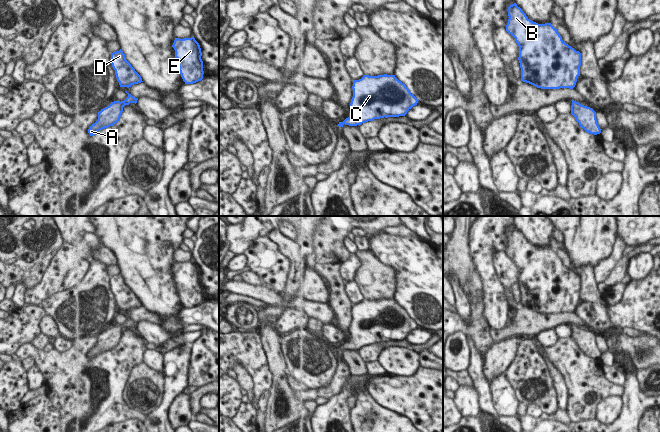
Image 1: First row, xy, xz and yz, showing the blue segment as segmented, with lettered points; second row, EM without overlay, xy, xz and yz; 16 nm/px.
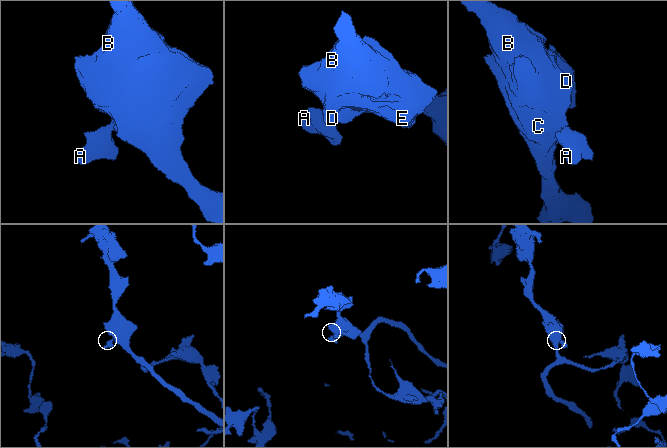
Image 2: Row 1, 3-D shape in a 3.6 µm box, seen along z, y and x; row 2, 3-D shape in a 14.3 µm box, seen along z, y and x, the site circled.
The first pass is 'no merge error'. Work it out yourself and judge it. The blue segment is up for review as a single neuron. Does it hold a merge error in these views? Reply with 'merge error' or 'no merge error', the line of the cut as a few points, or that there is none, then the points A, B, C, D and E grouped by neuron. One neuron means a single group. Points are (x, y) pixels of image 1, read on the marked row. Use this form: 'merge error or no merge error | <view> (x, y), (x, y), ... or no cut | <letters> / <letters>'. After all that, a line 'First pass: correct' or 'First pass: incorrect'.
no merge error | no cut | A B C D E
First pass: correct

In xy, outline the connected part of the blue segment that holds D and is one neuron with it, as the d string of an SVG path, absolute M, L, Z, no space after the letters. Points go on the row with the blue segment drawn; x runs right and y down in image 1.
M121 49L111 53L111 64L115 70L116 78L120 87L129 88L134 84L143 82L141 76L126 60L125 54Z

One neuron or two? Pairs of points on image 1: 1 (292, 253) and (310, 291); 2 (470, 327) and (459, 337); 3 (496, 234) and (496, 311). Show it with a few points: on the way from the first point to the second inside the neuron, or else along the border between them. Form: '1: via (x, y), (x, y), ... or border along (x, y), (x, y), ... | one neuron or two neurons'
1: border along (308, 267), (293, 296) | two neurons
2: border along (460, 331), (467, 339) | two neurons
3: via (487, 253), (487, 274), (493, 292) | one neuron

